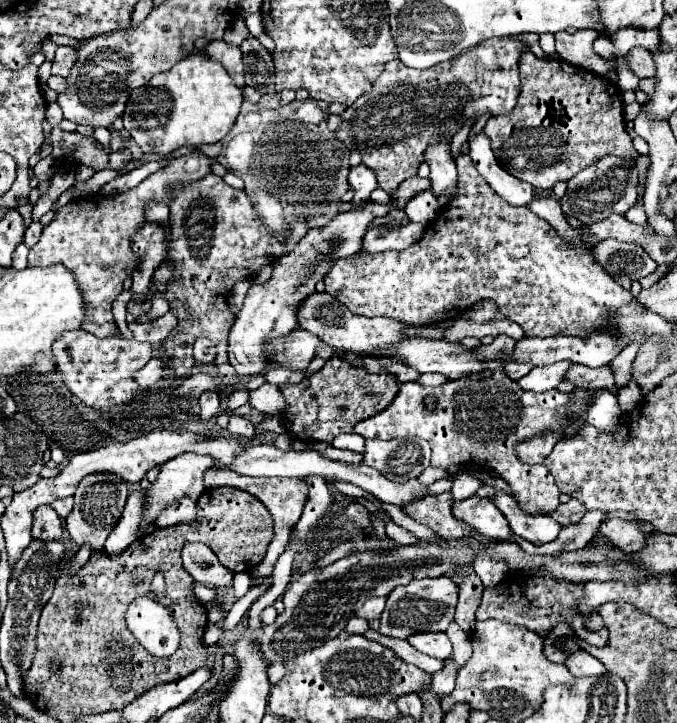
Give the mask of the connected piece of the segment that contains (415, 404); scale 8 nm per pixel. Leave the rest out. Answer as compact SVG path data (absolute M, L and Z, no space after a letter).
M503 369L483 371L481 375L469 375L469 377L463 377L459 381L447 381L441 387L423 387L421 383L413 381L413 383L403 383L395 401L385 411L381 411L379 415L357 423L353 433L361 435L363 439L379 437L379 439L385 439L385 441L395 439L395 437L405 437L405 435L423 437L431 443L431 449L433 449L431 465L441 467L441 469L447 469L449 465L469 465L473 461L477 465L487 465L493 471L497 471L511 485L511 489L515 493L515 501L519 503L519 507L527 513L537 515L539 511L557 509L559 489L553 483L553 477L545 469L545 465L523 465L515 457L515 445L521 443L521 441L527 441L535 435L541 435L543 431L561 429L555 411L557 411L557 407L561 407L567 401L569 401L569 393L559 393L555 389L545 391L545 393L521 391L517 381L509 379L503 373Z

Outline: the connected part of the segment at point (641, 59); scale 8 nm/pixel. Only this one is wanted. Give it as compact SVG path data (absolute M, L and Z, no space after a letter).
M635 49L635 51L631 51L631 55L627 57L627 61L629 61L629 67L633 69L633 73L639 79L655 77L655 61L653 61L653 57L651 57L649 51Z

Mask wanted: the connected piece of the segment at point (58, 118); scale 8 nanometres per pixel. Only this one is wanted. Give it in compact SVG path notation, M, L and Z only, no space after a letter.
M56 102L49 103L46 107L45 118L49 121L51 127L57 127L61 121L63 121L63 115L61 115L61 107Z

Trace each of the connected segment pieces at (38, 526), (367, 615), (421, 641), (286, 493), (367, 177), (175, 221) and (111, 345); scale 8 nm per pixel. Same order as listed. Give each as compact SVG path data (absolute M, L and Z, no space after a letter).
M41 505L33 515L33 539L49 541L49 539L61 539L63 537L63 523L55 509L49 505Z
M369 597L363 606L355 612L355 615L367 621L379 619L379 615L383 613L383 607L385 607L385 597Z
M419 633L419 635L411 635L411 639L407 639L417 651L435 657L435 659L447 659L451 657L451 641L447 637L447 633Z
M211 467L205 471L203 475L203 483L205 487L235 487L235 489L243 489L243 491L249 491L253 497L257 497L267 509L269 513L273 515L273 523L275 523L275 537L267 549L267 555L265 559L255 567L253 571L253 577L255 577L255 583L253 585L261 585L263 579L271 577L273 573L273 567L279 559L279 555L285 551L287 543L289 543L289 535L293 531L293 527L297 525L299 517L301 517L301 511L303 511L303 505L305 505L305 499L307 499L307 485L303 479L275 479L275 477L245 477L245 475L239 475L235 471L229 471L229 469L219 469L219 467Z
M361 163L357 167L351 167L349 185L355 189L355 203L363 203L371 195L371 191L377 187L377 177L369 167Z
M209 173L195 183L185 183L183 187L175 187L175 195L171 195L171 221L169 223L171 223L169 259L171 259L173 269L175 269L175 273L173 273L175 279L163 295L169 301L169 311L173 315L177 315L177 327L163 341L159 357L163 361L167 361L167 365L171 369L183 367L183 371L189 371L195 365L195 359L193 359L195 339L207 337L217 347L215 363L217 363L219 373L223 377L223 375L231 373L231 367L221 367L221 365L227 365L227 335L229 335L229 329L231 329L233 319L235 319L227 311L227 293L233 289L233 285L237 281L243 281L243 279L251 281L253 275L257 275L263 265L269 265L275 259L279 259L287 251L287 247L283 241L279 241L273 233L269 233L263 227L247 193L229 187L215 173Z
M65 331L53 343L53 357L57 363L57 371L63 375L65 385L77 395L85 405L93 409L115 407L121 403L129 403L139 393L139 385L131 379L135 371L139 371L153 355L149 343L137 343L135 339L127 341L121 333L99 339L87 335L87 331Z

